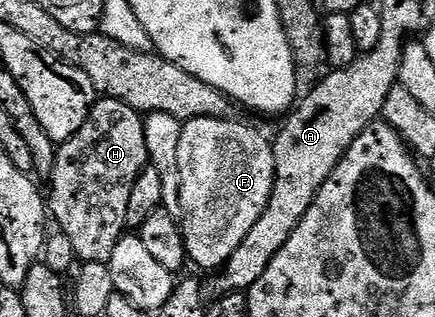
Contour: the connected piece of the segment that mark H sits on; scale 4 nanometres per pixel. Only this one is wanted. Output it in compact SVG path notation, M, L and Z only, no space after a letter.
M105 96L97 99L86 122L82 122L82 130L78 130L74 138L63 141L56 149L56 161L50 177L50 216L51 219L52 216L56 219L56 224L60 227L61 234L68 239L77 261L107 264L114 254L114 246L118 246L120 237L125 235L128 228L126 210L130 203L130 194L134 191L134 182L138 182L138 174L149 167L144 121L145 117L126 106L126 102L118 102Z

